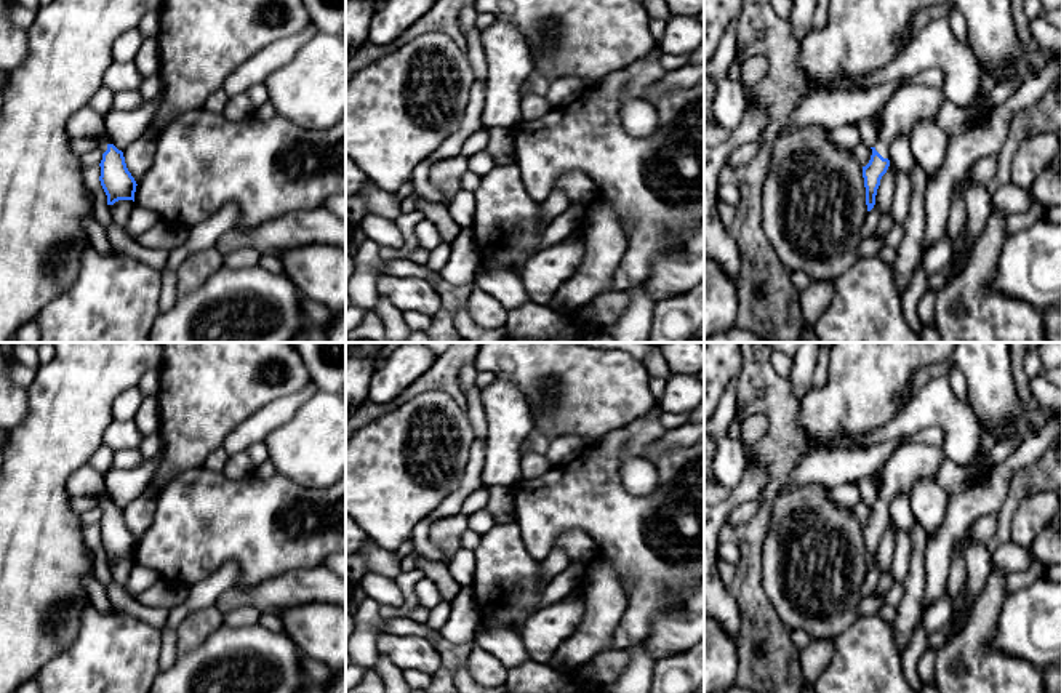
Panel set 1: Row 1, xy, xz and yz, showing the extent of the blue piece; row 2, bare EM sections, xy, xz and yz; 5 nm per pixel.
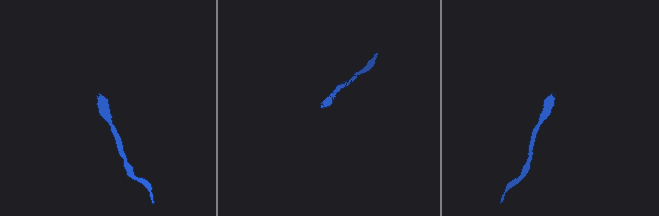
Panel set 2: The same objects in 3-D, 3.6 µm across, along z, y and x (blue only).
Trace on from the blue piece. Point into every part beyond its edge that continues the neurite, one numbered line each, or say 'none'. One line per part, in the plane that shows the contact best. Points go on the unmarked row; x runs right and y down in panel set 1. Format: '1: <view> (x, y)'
1: yz (911, 463)

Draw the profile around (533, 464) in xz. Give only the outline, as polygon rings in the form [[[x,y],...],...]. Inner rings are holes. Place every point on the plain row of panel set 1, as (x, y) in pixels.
[[[528,451],[522,455],[520,459],[522,479],[533,480],[551,469],[551,464],[546,455],[538,455],[535,451]]]

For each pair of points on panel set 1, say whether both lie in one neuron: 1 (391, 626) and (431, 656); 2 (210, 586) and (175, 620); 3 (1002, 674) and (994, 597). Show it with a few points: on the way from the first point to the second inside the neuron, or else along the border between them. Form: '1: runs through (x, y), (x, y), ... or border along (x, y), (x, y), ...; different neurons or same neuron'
1: border along (381, 632), (423, 636), (428, 640); different neurons
2: runs through (202, 594), (183, 612); same neuron
3: runs through (981, 658), (976, 653), (976, 632), (983, 618); same neuron

